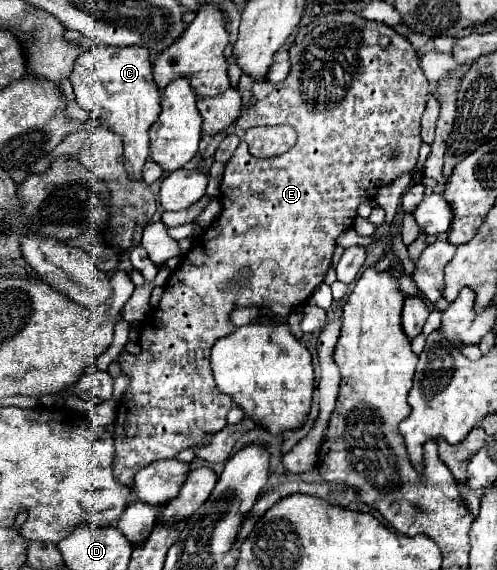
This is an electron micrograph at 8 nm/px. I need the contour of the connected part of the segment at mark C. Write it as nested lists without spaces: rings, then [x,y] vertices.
[[[90,44],[70,72],[70,82],[74,86],[74,100],[78,106],[88,110],[92,118],[114,130],[124,140],[124,168],[134,182],[142,180],[142,166],[150,156],[148,148],[148,128],[156,122],[160,114],[158,86],[152,78],[150,54],[144,46],[100,46]]]

